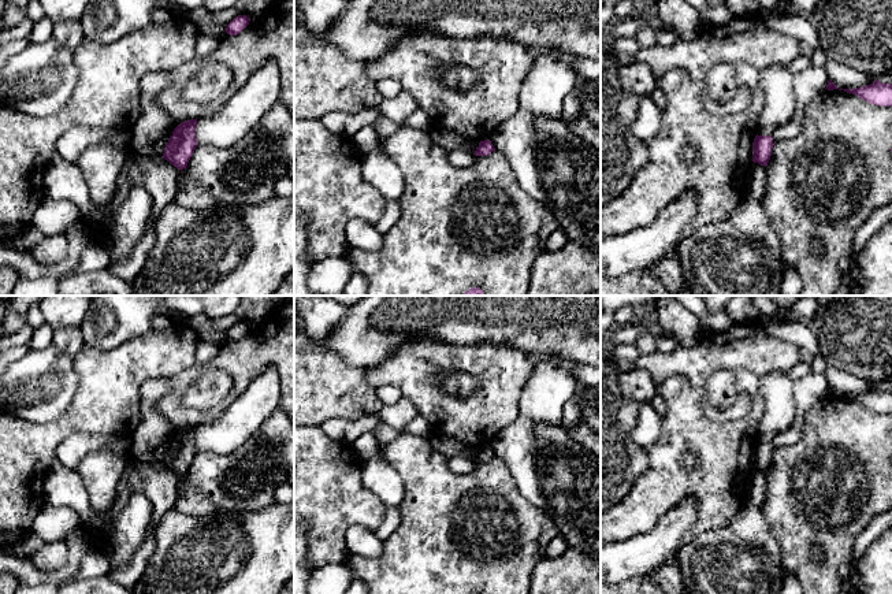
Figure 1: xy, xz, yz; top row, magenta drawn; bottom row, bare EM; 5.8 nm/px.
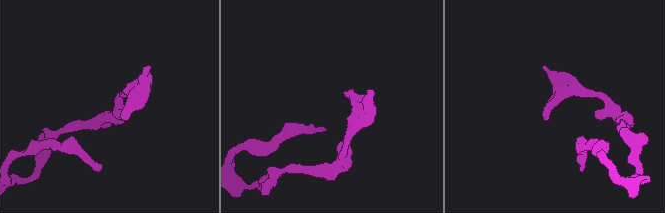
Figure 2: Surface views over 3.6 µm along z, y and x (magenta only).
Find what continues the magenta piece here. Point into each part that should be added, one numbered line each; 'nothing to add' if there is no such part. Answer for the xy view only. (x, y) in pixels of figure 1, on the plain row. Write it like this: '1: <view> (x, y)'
nothing to add

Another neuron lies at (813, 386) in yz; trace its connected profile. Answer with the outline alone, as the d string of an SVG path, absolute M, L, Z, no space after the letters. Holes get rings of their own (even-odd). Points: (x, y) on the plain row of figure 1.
M809 372L803 378L795 380L793 393L796 401L796 416L793 423L773 439L773 450L793 445L799 441L804 424L804 412L814 405L828 391L828 380L824 374Z

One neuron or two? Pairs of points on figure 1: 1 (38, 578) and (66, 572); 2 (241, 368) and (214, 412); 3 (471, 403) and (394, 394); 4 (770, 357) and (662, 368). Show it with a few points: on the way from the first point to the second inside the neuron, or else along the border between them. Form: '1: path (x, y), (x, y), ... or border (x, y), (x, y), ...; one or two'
1: path (45, 578), (59, 576); one
2: path (241, 379), (238, 388), (225, 403); one
3: border (376, 388), (393, 385), (402, 394); two
4: path (743, 356), (709, 356), (699, 363), (690, 363); one

